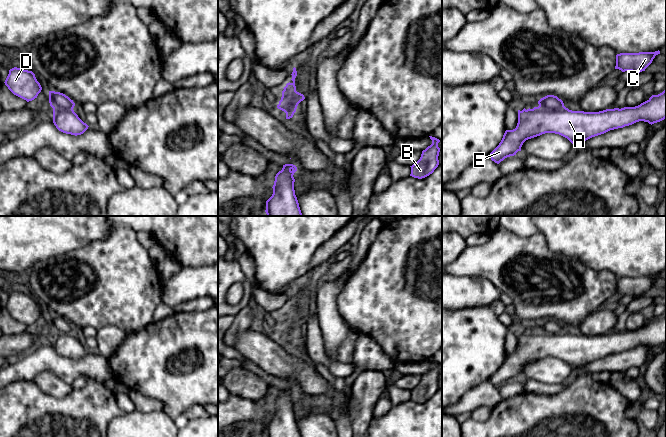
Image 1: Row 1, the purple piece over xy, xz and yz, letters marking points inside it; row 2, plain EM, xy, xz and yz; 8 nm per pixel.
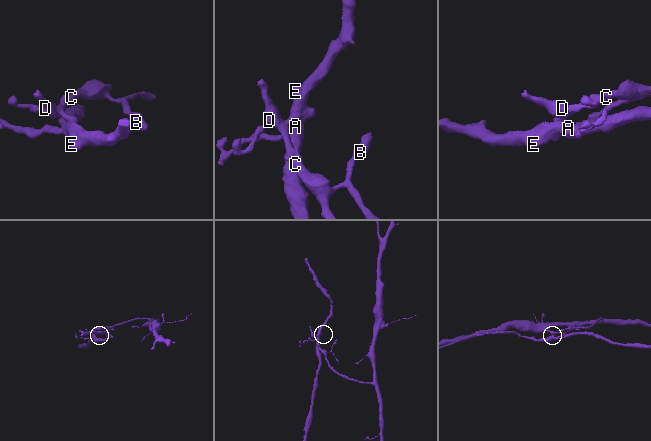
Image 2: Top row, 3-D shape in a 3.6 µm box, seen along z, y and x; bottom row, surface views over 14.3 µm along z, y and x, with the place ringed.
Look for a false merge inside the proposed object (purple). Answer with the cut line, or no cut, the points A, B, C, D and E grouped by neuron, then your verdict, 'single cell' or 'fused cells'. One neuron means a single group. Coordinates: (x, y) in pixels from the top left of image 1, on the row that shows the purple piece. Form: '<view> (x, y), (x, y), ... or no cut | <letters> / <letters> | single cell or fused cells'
yz (538, 106), (544, 109), (559, 109), (564, 106) | A E / B C D | fused cells

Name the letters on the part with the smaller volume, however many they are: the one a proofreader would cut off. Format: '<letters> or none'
A, E

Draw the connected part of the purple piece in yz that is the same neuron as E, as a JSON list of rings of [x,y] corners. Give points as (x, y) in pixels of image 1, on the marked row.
[[[666,90],[652,95],[635,107],[606,109],[599,112],[560,109],[518,110],[515,129],[506,130],[499,145],[490,153],[492,161],[499,164],[505,158],[521,151],[523,143],[545,133],[555,133],[567,138],[572,144],[581,143],[610,130],[623,128],[639,121],[654,124],[666,118]]]

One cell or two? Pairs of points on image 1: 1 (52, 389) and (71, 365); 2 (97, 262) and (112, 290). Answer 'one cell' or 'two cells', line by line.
1: two cells
2: one cell

